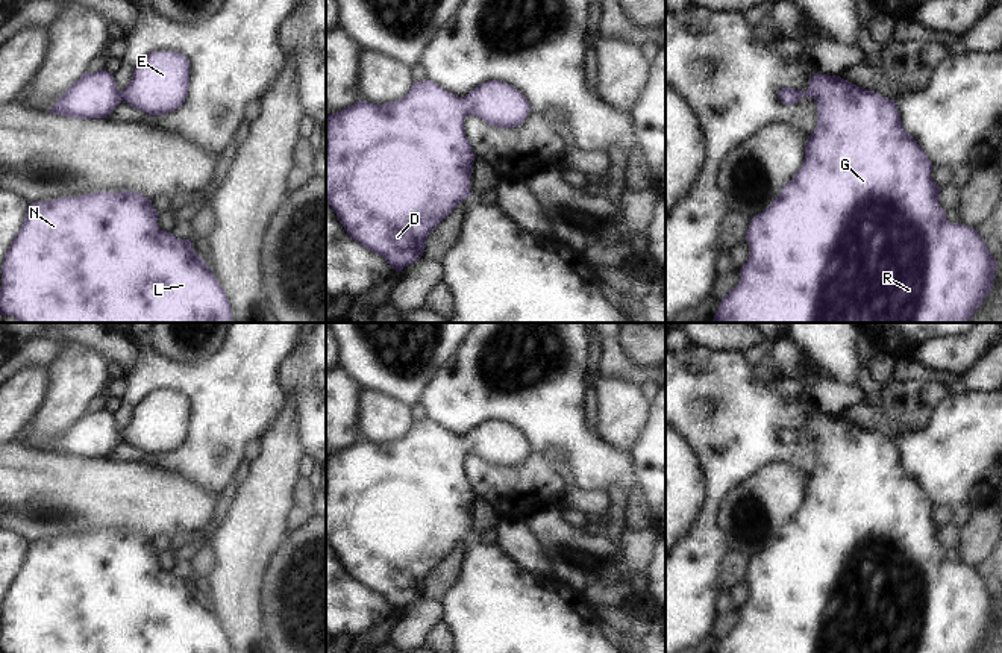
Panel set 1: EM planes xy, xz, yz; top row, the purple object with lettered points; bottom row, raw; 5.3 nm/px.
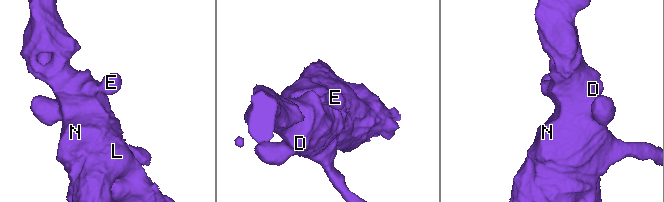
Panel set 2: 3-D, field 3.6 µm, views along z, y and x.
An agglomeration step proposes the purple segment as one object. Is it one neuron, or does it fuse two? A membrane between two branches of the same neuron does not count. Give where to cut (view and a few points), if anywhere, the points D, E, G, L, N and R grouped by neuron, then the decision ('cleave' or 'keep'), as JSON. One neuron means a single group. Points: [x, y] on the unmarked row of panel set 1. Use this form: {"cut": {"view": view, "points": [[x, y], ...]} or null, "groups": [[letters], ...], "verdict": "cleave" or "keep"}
{"cut": null, "groups": [["D", "E", "G", "L", "N", "R"]], "verdict": "keep"}

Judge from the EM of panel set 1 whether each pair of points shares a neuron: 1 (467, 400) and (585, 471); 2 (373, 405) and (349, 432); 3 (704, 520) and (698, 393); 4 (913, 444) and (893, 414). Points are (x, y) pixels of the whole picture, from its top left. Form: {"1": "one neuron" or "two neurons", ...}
{"1": "one neuron", "2": "two neurons", "3": "one neuron", "4": "two neurons"}

